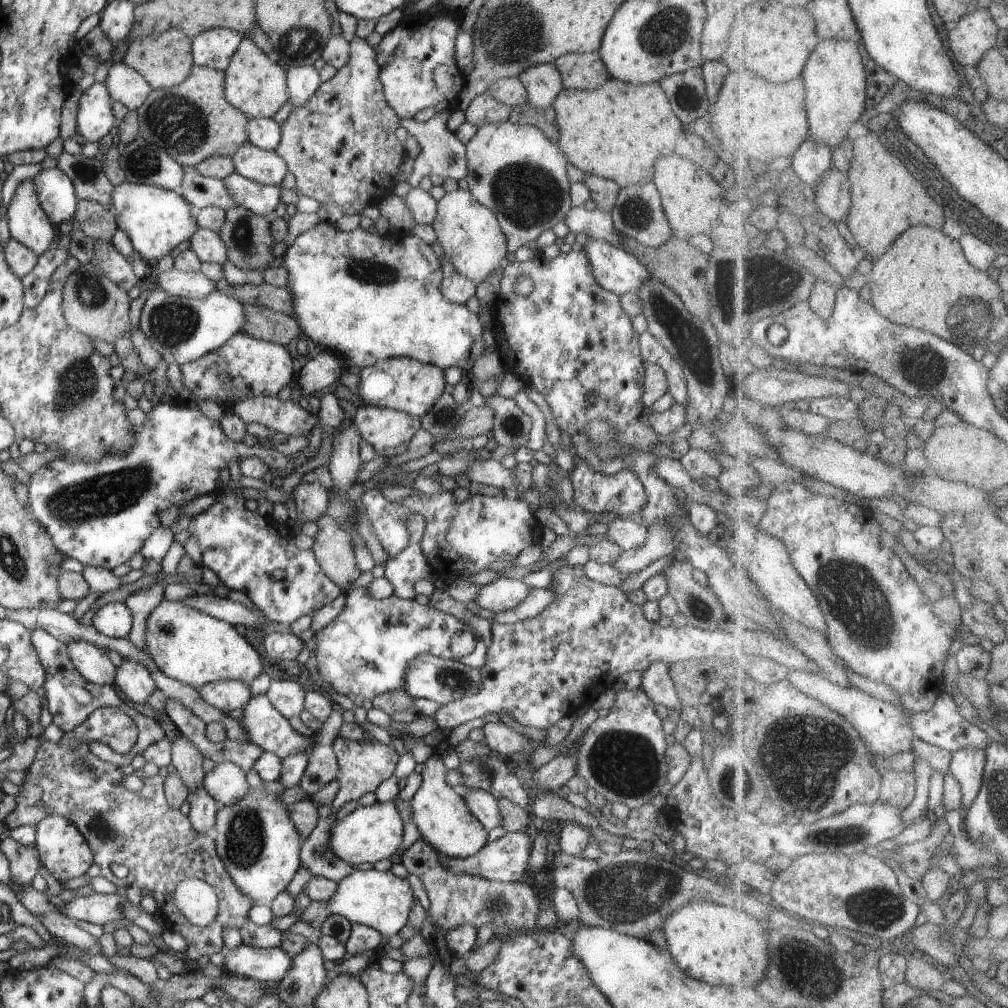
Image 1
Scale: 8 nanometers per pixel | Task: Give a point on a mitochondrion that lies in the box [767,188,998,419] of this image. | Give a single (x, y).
(926, 363)

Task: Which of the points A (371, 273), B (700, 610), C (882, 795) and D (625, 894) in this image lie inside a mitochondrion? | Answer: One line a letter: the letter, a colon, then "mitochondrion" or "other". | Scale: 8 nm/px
A: mitochondrion
B: mitochondrion
C: other
D: mitochondrion

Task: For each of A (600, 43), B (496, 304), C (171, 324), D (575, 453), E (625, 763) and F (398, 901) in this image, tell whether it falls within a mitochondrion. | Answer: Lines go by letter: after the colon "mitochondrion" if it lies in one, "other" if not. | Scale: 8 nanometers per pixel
A: other
B: other
C: mitochondrion
D: other
E: mitochondrion
F: other

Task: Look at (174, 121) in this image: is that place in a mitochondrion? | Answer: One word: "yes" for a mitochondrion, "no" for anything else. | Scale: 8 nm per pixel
yes

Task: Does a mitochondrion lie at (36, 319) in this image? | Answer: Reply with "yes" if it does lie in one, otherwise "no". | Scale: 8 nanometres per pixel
no

